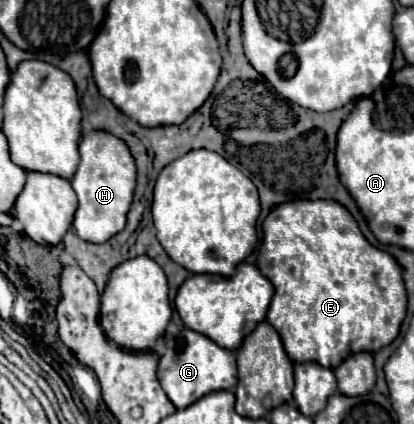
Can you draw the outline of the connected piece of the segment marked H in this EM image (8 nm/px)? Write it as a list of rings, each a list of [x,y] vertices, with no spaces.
[[[102,129],[86,133],[80,139],[80,165],[70,183],[80,201],[72,221],[80,239],[88,243],[104,243],[124,229],[126,213],[136,189],[136,161],[122,139]]]

